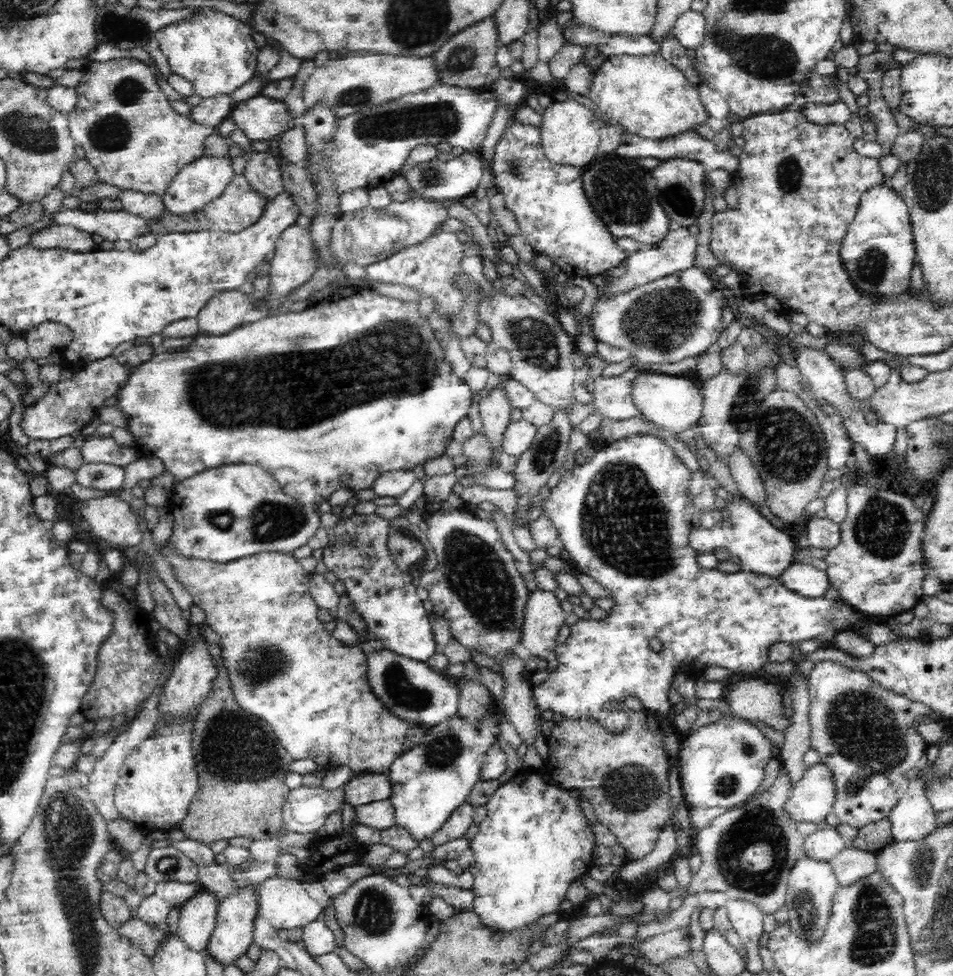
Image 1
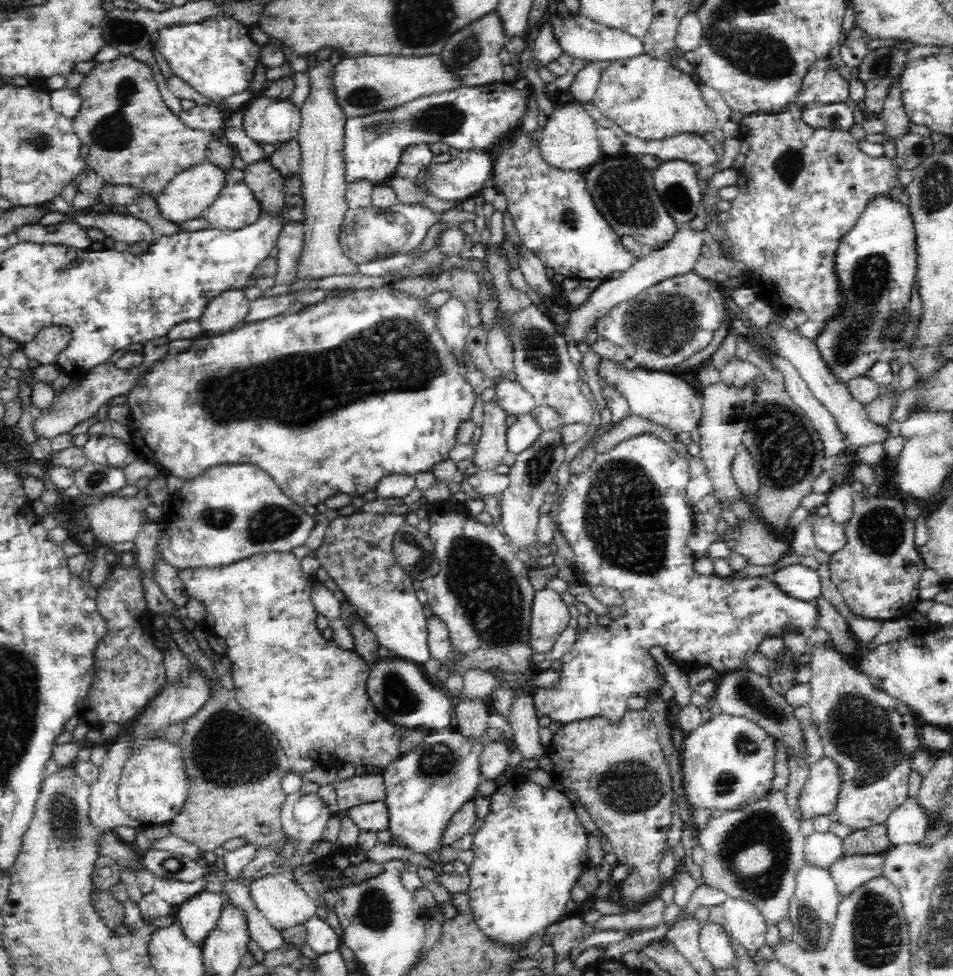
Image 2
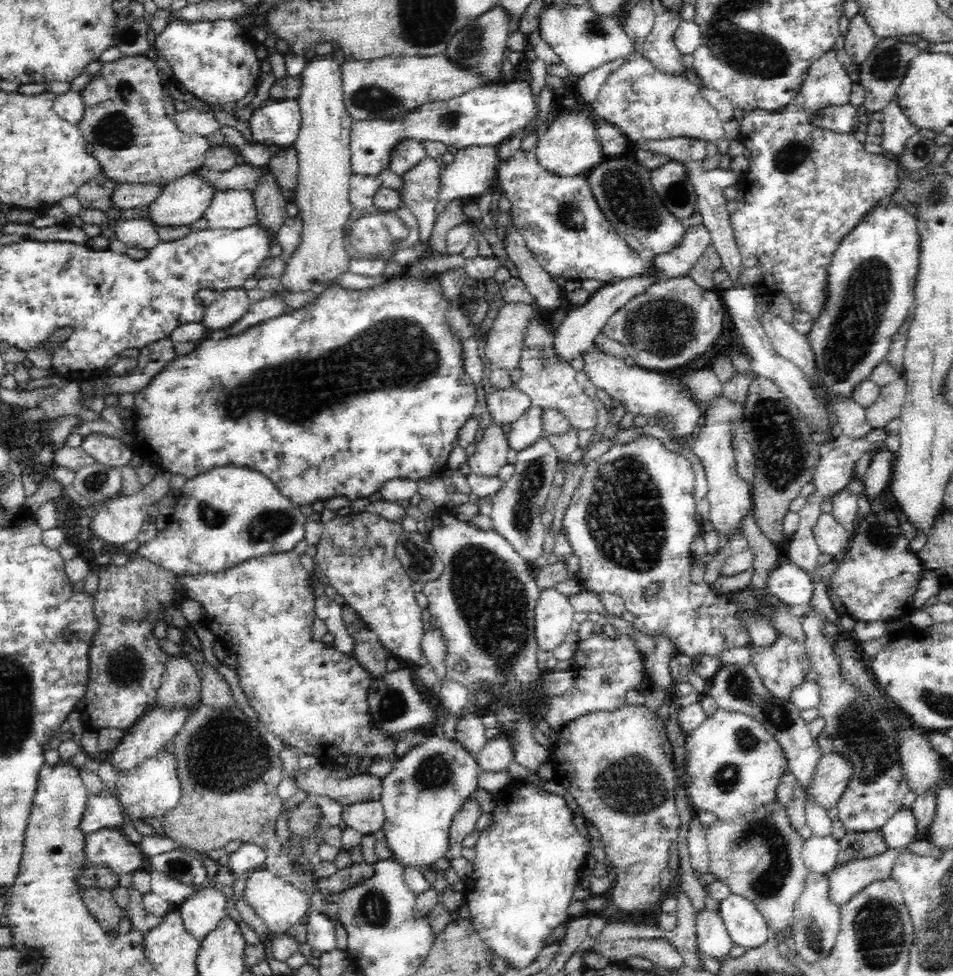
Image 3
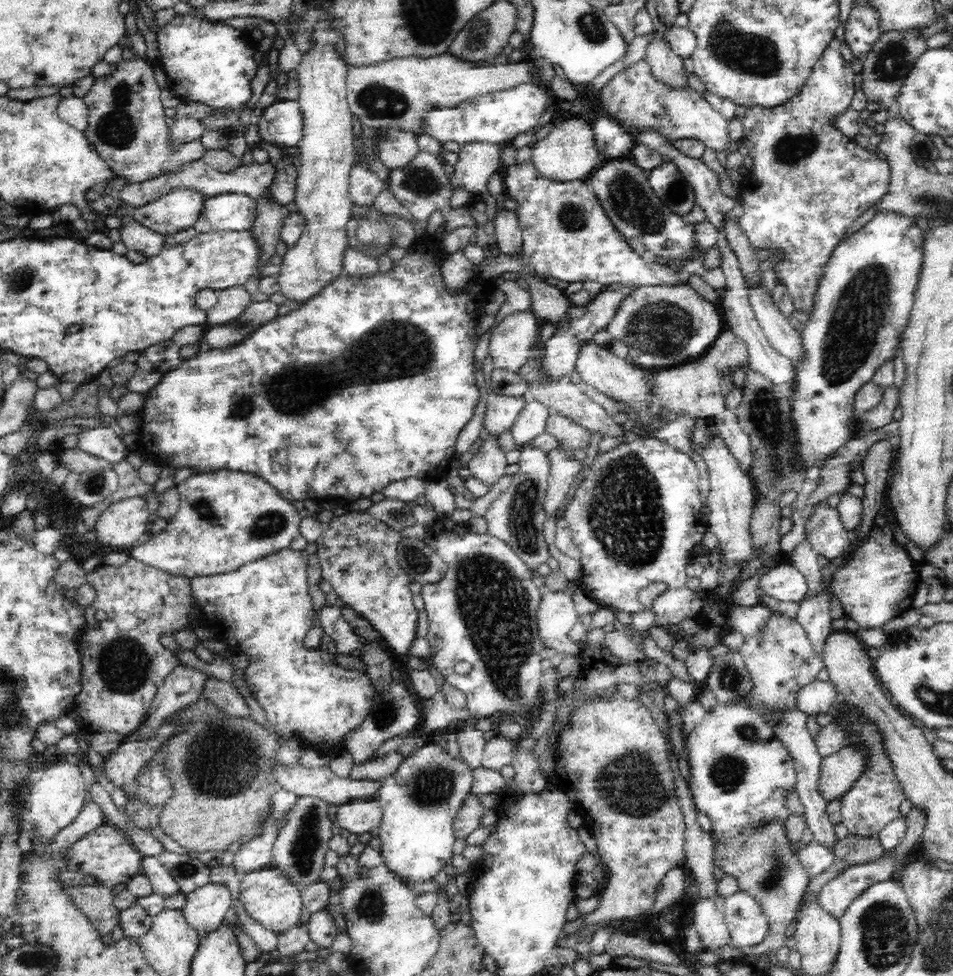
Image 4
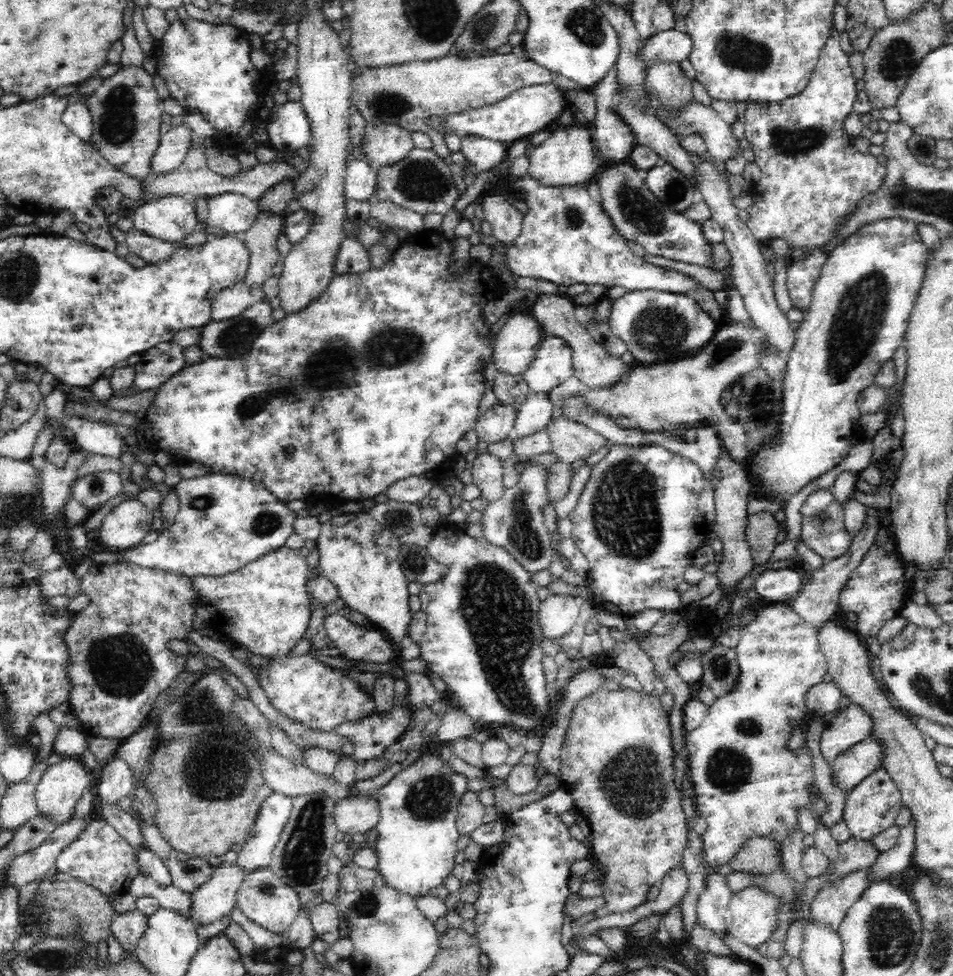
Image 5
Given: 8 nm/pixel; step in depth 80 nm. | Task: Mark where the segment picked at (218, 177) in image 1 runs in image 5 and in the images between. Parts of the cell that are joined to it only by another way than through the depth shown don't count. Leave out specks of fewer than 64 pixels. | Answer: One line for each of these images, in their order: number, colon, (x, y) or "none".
2: (187, 196)
3: (185, 200)
4: (178, 210)
5: (171, 218)

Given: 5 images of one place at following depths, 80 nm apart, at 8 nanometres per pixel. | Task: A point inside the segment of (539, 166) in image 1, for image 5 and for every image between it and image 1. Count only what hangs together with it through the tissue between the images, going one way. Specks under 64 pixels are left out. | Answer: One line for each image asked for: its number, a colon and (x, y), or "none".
2: (557, 219)
3: (560, 220)
4: (567, 235)
5: (566, 239)

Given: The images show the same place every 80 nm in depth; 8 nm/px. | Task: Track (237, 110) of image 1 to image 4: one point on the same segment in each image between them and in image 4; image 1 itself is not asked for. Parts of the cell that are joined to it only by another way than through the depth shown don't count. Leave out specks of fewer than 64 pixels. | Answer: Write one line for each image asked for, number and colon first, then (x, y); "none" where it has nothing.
2: (268, 121)
3: (278, 122)
4: (281, 124)

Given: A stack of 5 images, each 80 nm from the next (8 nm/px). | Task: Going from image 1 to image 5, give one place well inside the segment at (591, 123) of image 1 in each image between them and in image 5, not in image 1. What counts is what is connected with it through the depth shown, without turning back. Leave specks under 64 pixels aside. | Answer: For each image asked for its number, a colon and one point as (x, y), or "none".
2: (569, 141)
3: (569, 146)
4: (569, 151)
5: (568, 156)

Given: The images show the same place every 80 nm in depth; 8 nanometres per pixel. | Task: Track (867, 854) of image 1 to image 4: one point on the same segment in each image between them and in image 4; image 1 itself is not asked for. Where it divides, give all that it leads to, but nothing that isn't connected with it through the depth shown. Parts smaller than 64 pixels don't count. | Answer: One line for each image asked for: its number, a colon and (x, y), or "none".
2: (850, 870)
3: (846, 879)
4: (836, 895)

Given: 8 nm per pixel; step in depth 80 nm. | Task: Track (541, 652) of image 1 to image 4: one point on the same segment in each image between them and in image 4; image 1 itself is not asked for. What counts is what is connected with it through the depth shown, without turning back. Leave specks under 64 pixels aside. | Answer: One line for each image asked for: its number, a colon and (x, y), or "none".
2: (550, 616)
3: (554, 615)
4: (556, 614)

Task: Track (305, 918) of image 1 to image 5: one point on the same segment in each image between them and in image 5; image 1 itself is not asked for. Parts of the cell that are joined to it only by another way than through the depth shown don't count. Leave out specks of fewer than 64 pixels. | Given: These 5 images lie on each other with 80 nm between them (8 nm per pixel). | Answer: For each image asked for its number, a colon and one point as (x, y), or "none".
2: (284, 904)
3: (281, 905)
4: (271, 899)
5: (266, 899)

